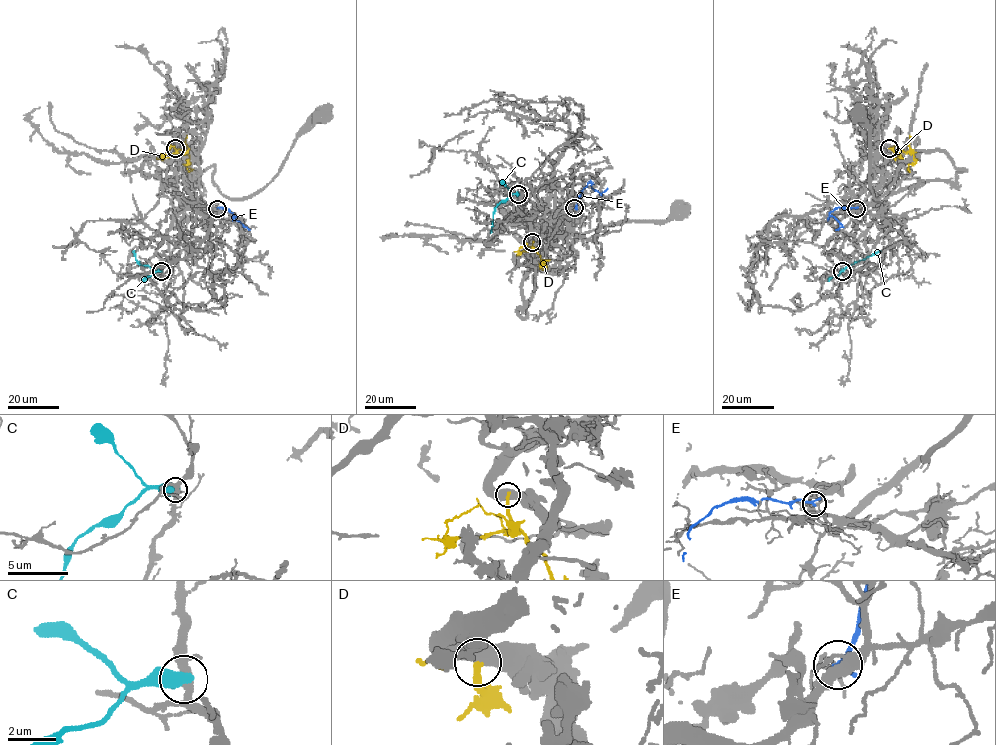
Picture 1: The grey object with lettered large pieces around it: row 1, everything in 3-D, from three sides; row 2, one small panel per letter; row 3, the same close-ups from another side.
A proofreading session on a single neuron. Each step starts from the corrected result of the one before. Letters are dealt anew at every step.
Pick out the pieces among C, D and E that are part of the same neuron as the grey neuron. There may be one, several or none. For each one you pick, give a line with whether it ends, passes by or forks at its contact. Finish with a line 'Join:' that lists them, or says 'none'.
Join: none

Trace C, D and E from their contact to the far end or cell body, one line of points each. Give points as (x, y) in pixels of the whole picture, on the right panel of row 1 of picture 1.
C: (842, 271), (881, 251)
D: (889, 148), (913, 154), (914, 162), (909, 164), (909, 171), (906, 167)
E: (856, 208), (837, 207), (829, 214), (842, 225), (836, 230)

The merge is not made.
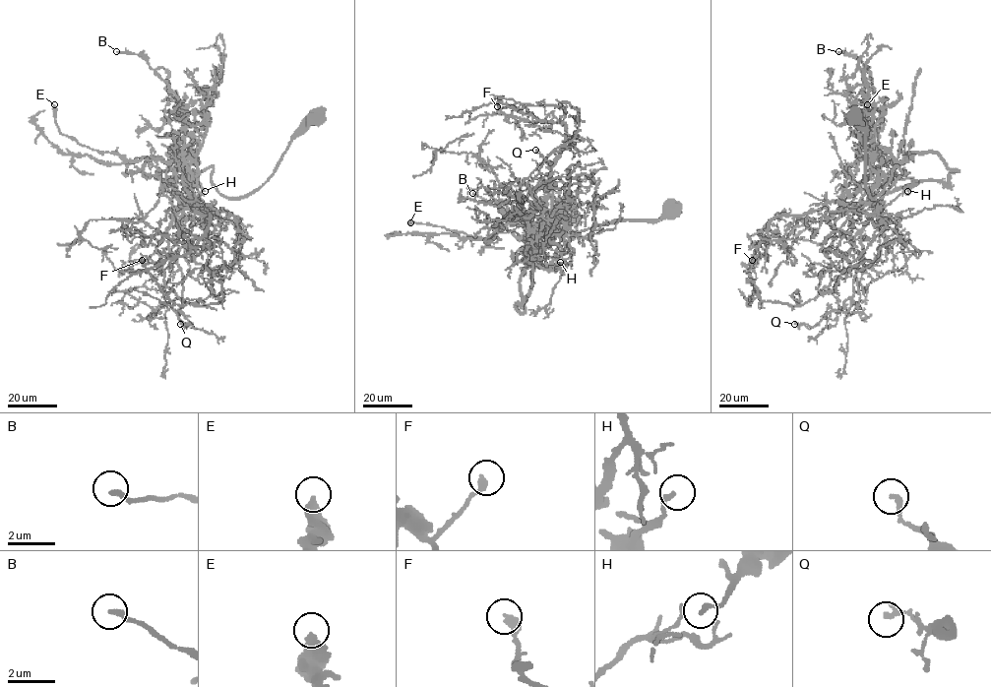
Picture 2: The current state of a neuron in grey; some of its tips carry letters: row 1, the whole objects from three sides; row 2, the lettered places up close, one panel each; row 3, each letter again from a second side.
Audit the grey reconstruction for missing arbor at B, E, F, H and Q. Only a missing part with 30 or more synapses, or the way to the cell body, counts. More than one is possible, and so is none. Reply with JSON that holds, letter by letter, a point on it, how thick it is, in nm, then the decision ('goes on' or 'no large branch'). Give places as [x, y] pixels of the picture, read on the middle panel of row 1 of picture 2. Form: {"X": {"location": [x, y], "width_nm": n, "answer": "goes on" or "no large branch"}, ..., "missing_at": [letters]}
{"B": {"location": [472, 193], "width_nm": 220, "answer": "no large branch"}, "E": {"location": [410, 222], "width_nm": 360, "answer": "no large branch"}, "F": {"location": [497, 106], "width_nm": 320, "answer": "no large branch"}, "H": {"location": [560, 262], "width_nm": 190, "answer": "no large branch"}, "Q": {"location": [535, 150], "width_nm": 220, "answer": "no large branch"}, "missing_at": []}

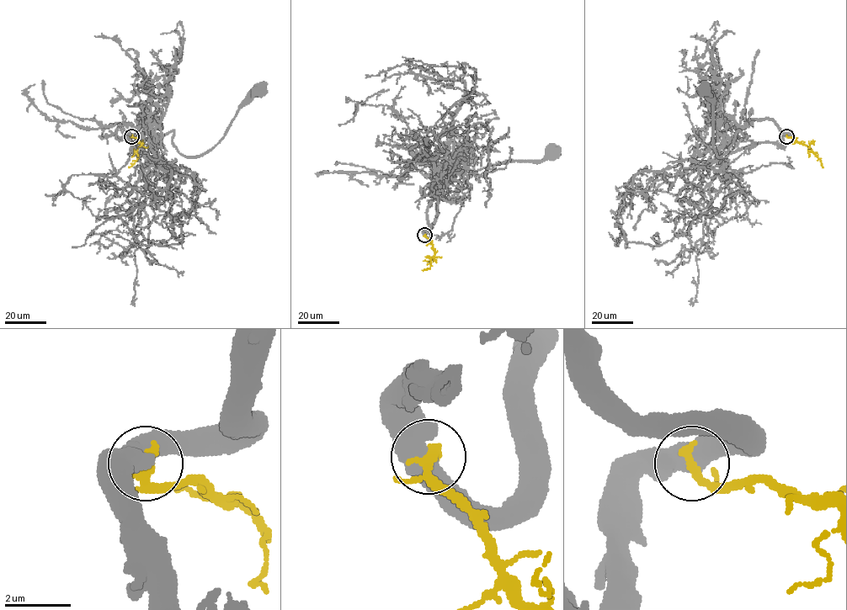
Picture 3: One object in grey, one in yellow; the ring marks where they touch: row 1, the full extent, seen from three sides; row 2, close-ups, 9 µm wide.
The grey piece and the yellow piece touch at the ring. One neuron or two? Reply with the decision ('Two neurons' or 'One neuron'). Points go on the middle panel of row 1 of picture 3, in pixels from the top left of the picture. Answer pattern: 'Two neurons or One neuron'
Two neurons

